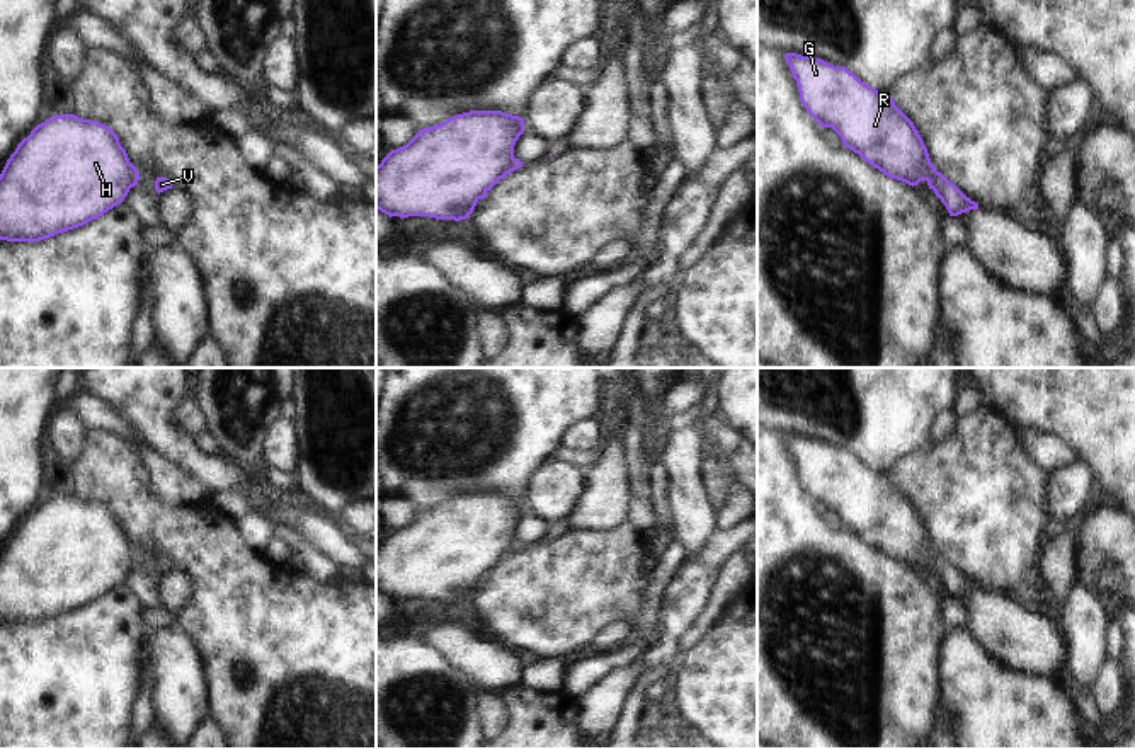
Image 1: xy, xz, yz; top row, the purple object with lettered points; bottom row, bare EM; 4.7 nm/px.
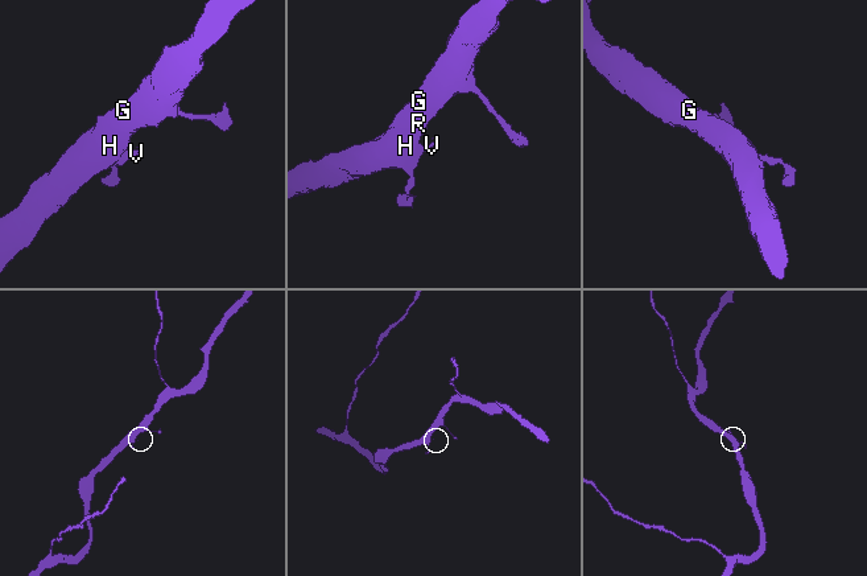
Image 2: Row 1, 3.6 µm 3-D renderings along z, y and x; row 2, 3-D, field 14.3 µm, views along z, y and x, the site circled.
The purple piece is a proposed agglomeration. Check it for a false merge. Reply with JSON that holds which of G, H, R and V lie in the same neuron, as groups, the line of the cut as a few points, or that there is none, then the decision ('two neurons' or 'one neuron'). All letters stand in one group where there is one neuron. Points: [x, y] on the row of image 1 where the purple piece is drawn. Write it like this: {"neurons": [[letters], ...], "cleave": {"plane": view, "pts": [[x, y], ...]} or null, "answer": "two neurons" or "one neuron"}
{"neurons": [["G", "H", "R"], ["V"]], "cleave": {"plane": "yz", "pts": [[931, 164], [933, 188]]}, "answer": "two neurons"}

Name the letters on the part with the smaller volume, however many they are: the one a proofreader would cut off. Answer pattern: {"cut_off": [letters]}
{"cut_off": ["V"]}

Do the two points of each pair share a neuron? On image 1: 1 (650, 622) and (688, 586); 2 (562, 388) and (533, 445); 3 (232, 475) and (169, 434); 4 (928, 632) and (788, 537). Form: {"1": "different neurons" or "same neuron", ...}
{"1": "different neurons", "2": "same neuron", "3": "same neuron", "4": "same neuron"}

